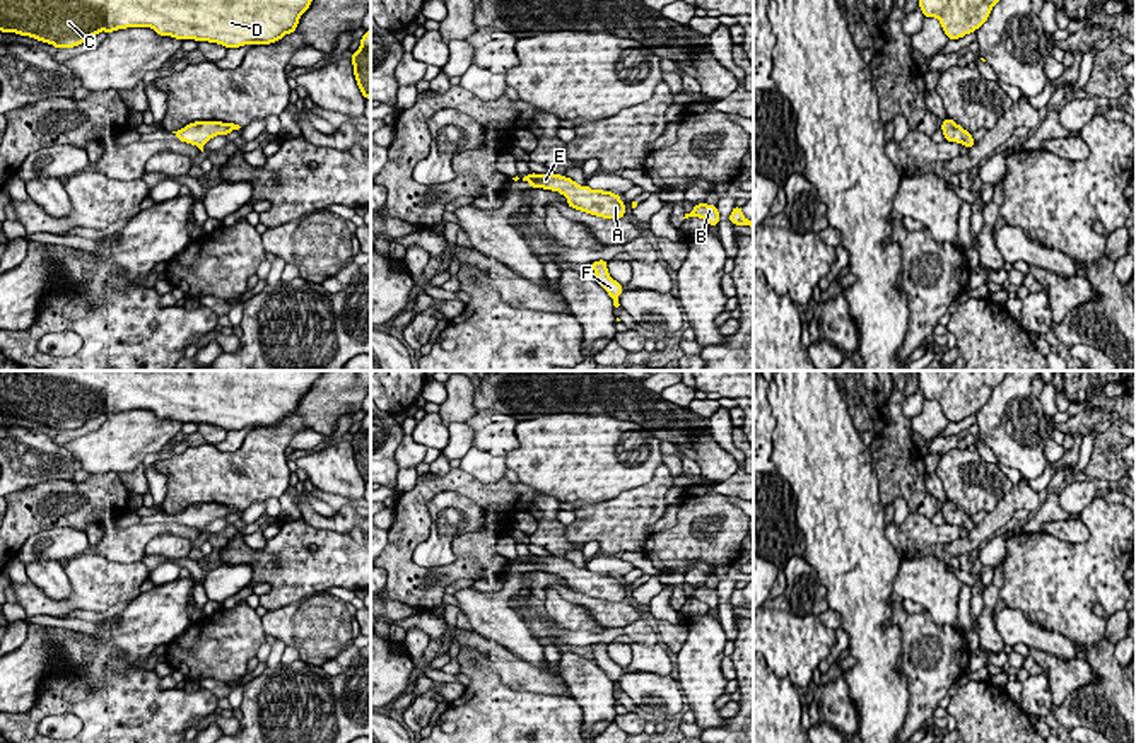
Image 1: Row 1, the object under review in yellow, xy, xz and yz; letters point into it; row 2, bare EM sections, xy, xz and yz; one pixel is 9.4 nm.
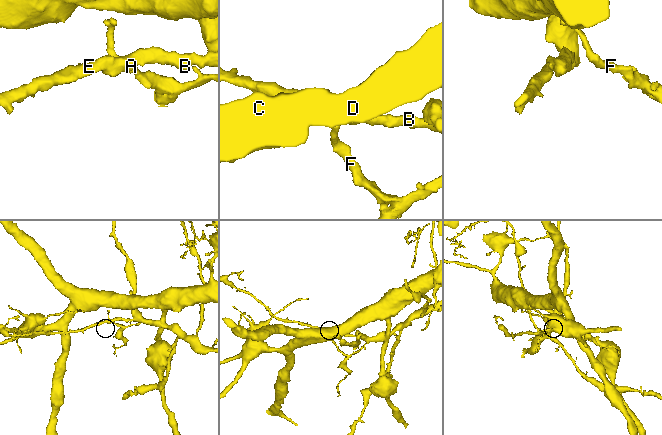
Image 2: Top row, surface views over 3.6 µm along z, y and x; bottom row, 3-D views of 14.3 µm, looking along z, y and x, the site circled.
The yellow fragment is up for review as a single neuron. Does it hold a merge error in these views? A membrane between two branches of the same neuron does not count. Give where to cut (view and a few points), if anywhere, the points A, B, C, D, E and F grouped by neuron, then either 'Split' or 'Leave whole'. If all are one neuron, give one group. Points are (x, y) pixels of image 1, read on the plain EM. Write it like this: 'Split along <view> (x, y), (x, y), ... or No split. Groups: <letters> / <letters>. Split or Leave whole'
No split. Groups: A B C D E F. Leave whole

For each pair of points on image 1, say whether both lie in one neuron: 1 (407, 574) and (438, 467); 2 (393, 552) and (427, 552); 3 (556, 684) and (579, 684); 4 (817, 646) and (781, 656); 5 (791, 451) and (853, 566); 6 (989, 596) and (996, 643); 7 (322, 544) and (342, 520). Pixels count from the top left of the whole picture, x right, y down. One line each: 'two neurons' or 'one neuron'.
1: two neurons
2: two neurons
3: two neurons
4: one neuron
5: one neuron
6: one neuron
7: two neurons

